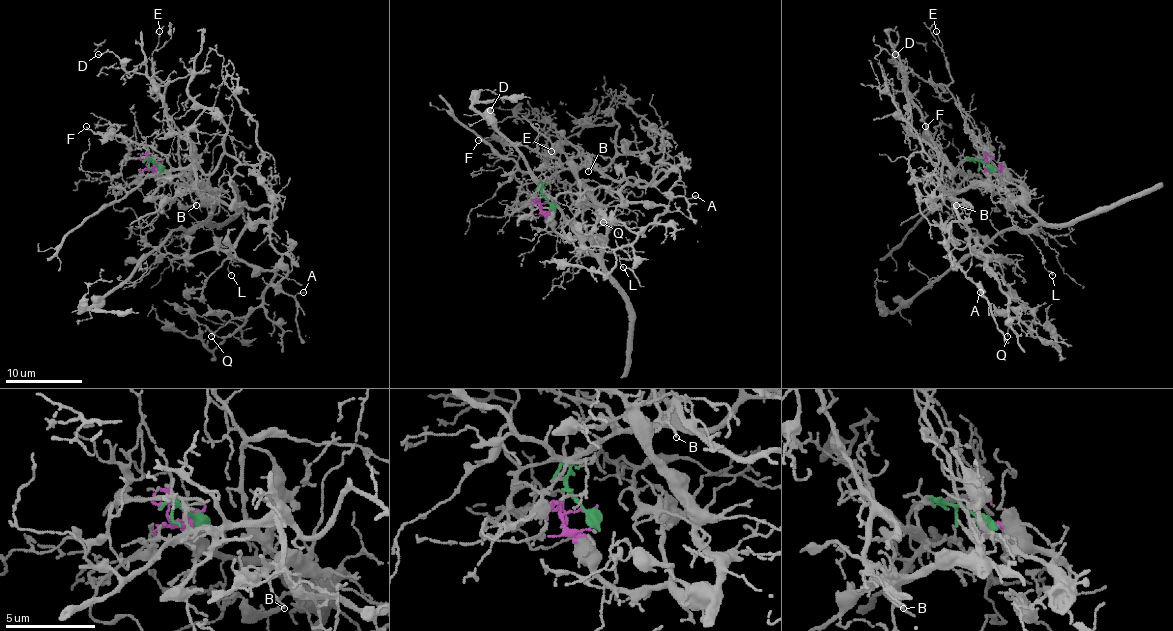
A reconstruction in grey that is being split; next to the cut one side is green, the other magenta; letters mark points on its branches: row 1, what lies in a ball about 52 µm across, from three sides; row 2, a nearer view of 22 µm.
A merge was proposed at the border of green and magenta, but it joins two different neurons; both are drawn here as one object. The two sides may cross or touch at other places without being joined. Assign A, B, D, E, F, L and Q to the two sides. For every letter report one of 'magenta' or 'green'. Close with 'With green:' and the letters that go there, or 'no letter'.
A: green
B: green
D: green
E: green
F: green
L: magenta
Q: green
With green: A, B, D, E, F, Q

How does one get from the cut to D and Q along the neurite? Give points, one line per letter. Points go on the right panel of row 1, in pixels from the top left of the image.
D: (988, 164), (976, 160), (964, 162), (963, 169), (953, 169), (945, 162), (906, 86), (893, 52), (895, 53)
Q: (988, 164), (945, 166), (941, 173), (943, 189), (964, 202), (968, 243), (986, 258), (1017, 314), (1007, 336)

